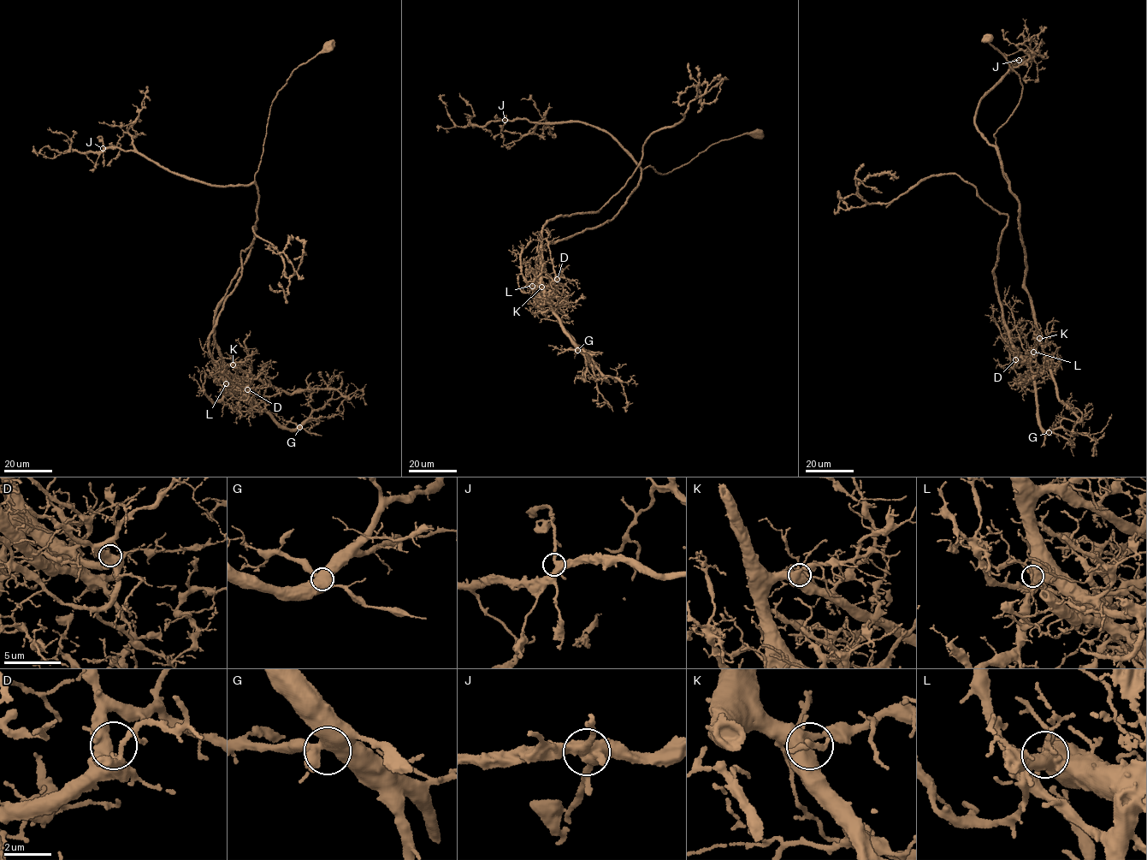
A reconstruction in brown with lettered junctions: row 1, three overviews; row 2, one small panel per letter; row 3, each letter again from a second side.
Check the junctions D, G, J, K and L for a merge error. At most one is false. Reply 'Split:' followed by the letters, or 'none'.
Split: L

